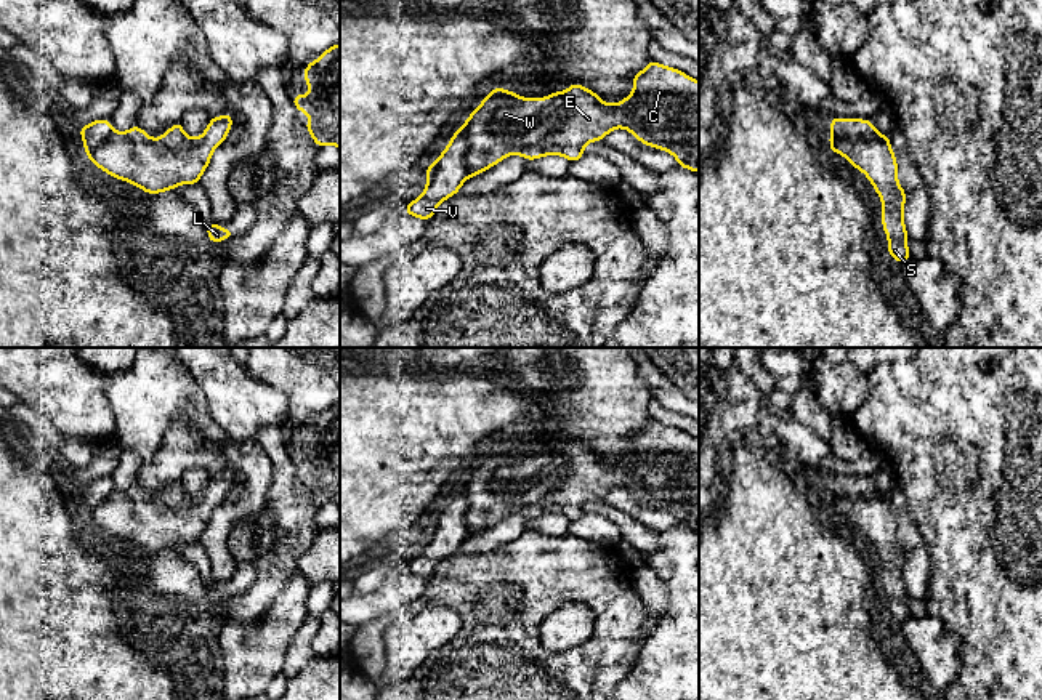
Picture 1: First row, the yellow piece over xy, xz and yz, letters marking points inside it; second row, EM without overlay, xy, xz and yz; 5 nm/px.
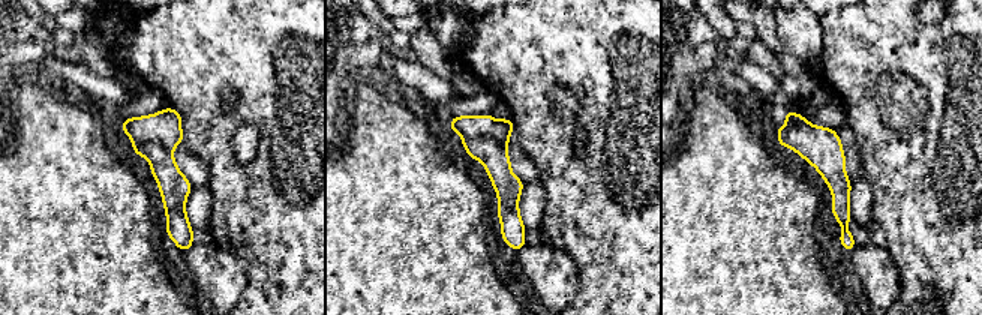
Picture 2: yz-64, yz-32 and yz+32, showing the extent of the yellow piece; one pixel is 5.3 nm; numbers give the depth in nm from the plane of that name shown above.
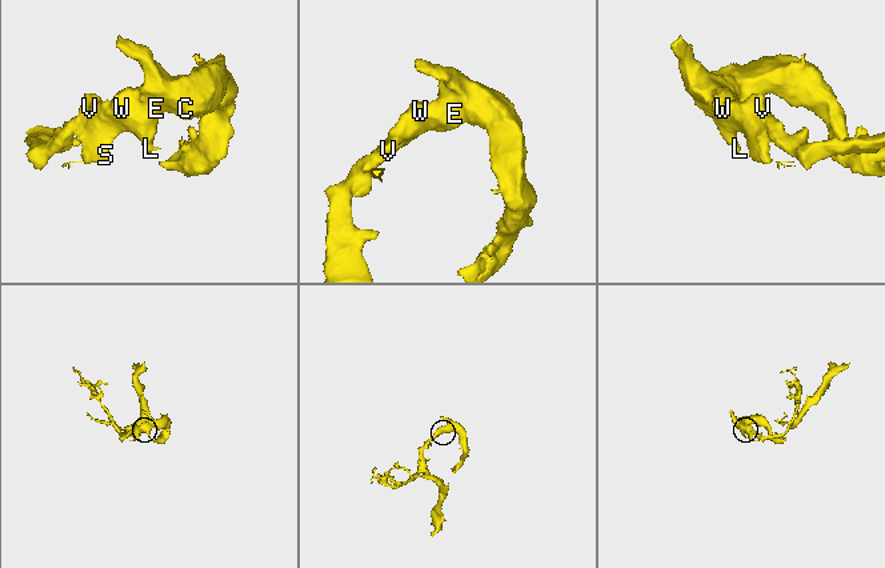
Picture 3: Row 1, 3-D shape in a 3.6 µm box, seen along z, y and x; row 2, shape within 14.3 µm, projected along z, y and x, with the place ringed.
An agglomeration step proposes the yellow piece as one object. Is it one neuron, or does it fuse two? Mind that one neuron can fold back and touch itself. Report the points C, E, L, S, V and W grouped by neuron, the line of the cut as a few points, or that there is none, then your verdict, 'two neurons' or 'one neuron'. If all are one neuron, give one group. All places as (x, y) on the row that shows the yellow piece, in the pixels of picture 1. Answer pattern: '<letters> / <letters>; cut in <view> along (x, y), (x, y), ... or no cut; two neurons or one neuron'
C E L S W / V; cut in yz along (832, 133), (844, 136), (880, 136), (888, 143); two neurons

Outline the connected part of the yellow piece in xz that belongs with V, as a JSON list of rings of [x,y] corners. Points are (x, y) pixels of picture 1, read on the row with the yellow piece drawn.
[[[463,125],[452,133],[450,143],[442,154],[426,170],[426,184],[423,194],[406,203],[404,211],[412,218],[430,221],[436,207],[449,197],[458,194],[462,184],[470,178],[465,163],[466,133]]]

